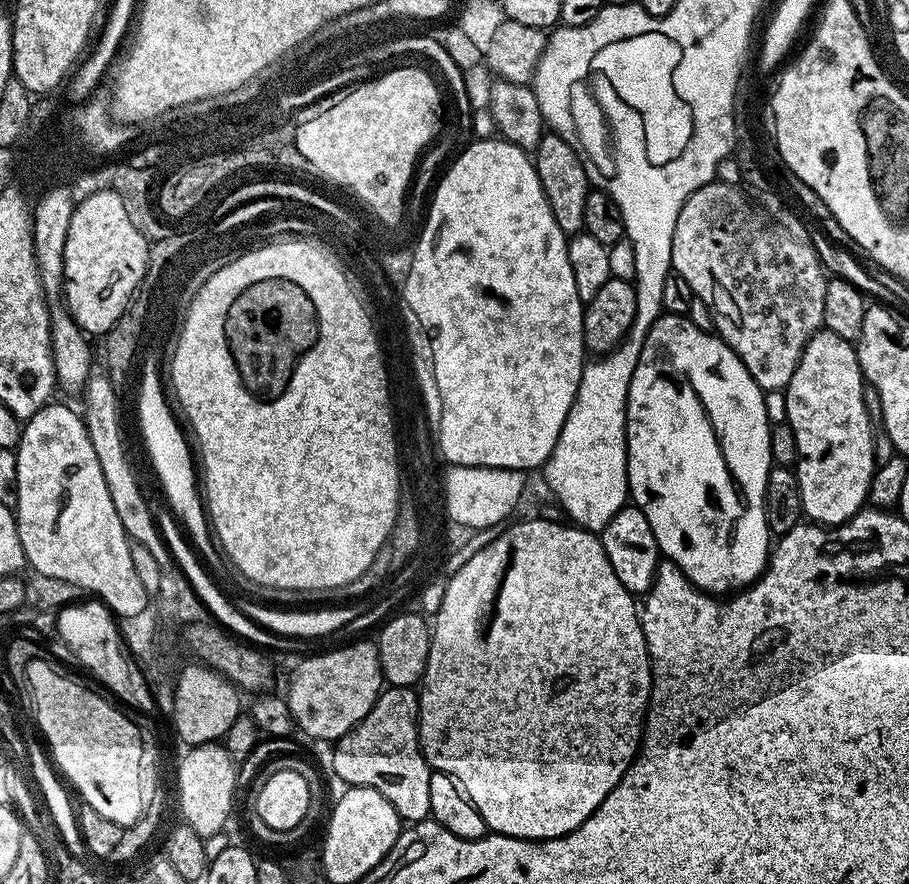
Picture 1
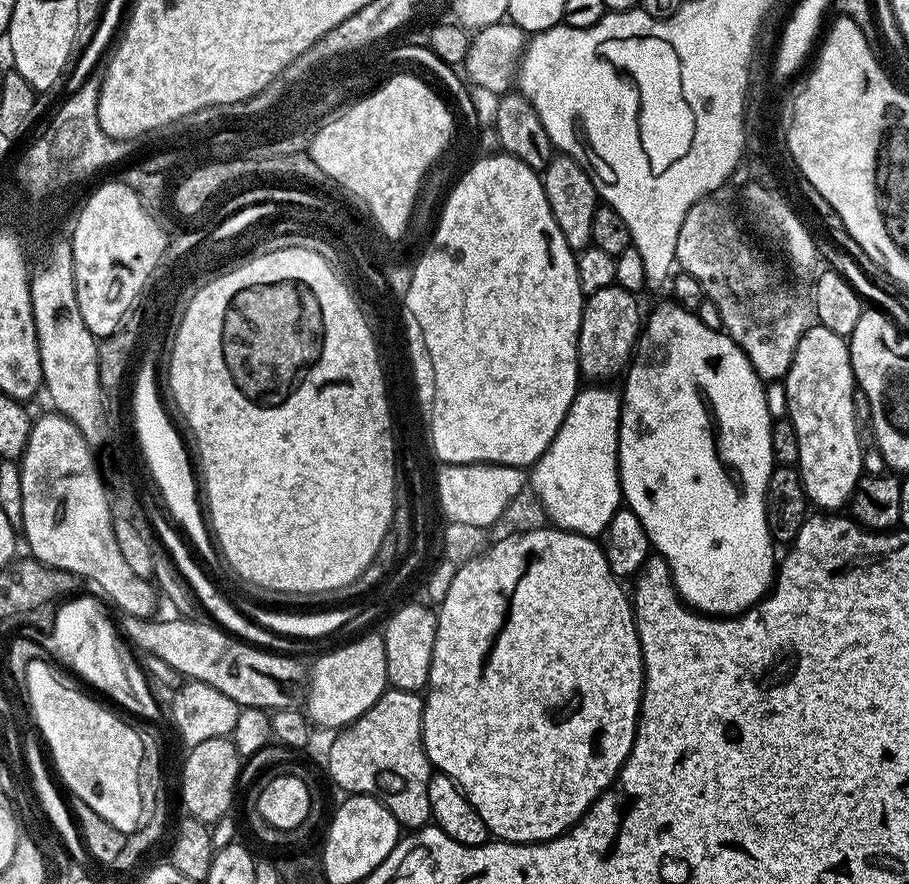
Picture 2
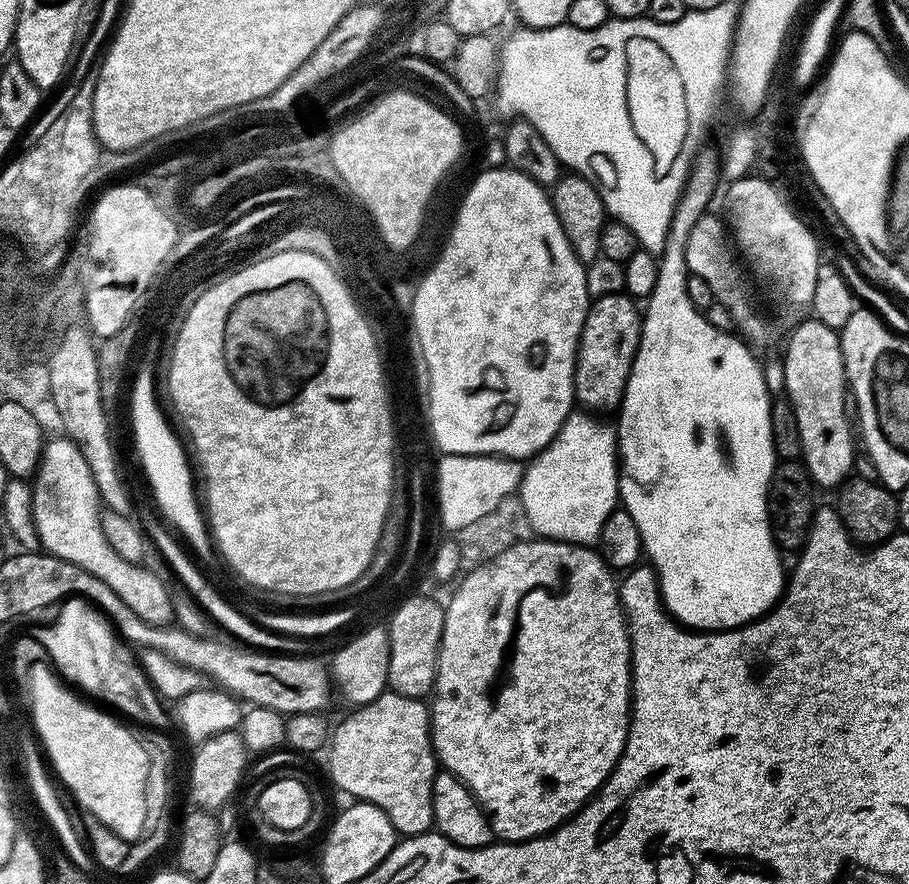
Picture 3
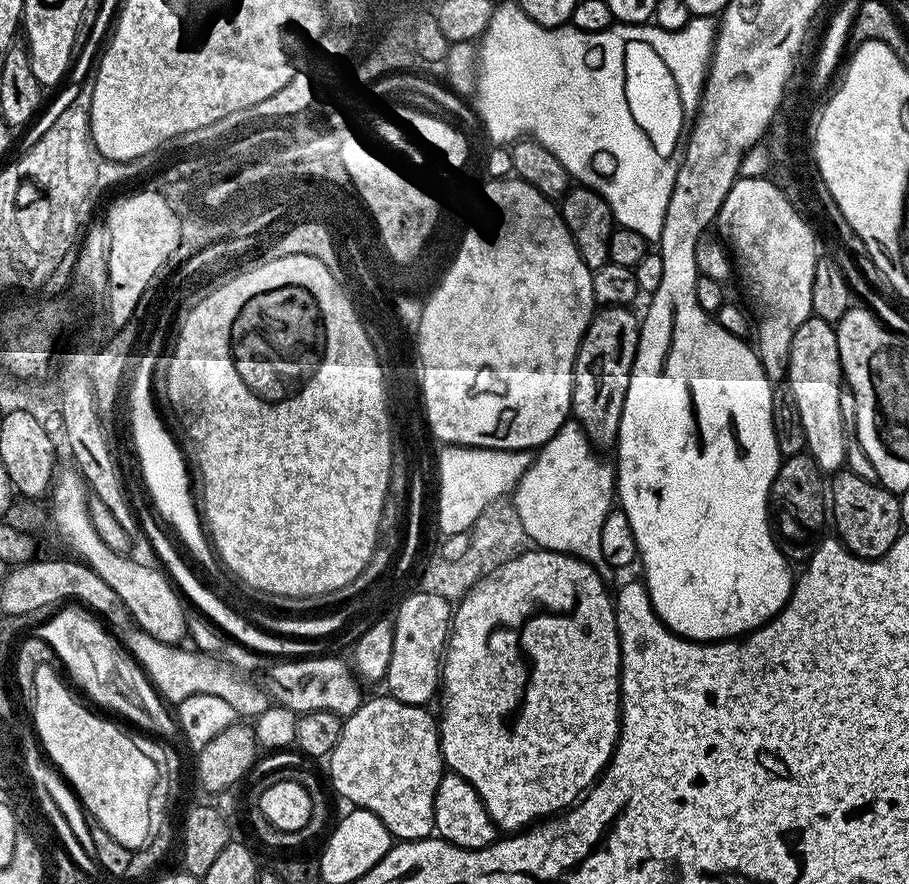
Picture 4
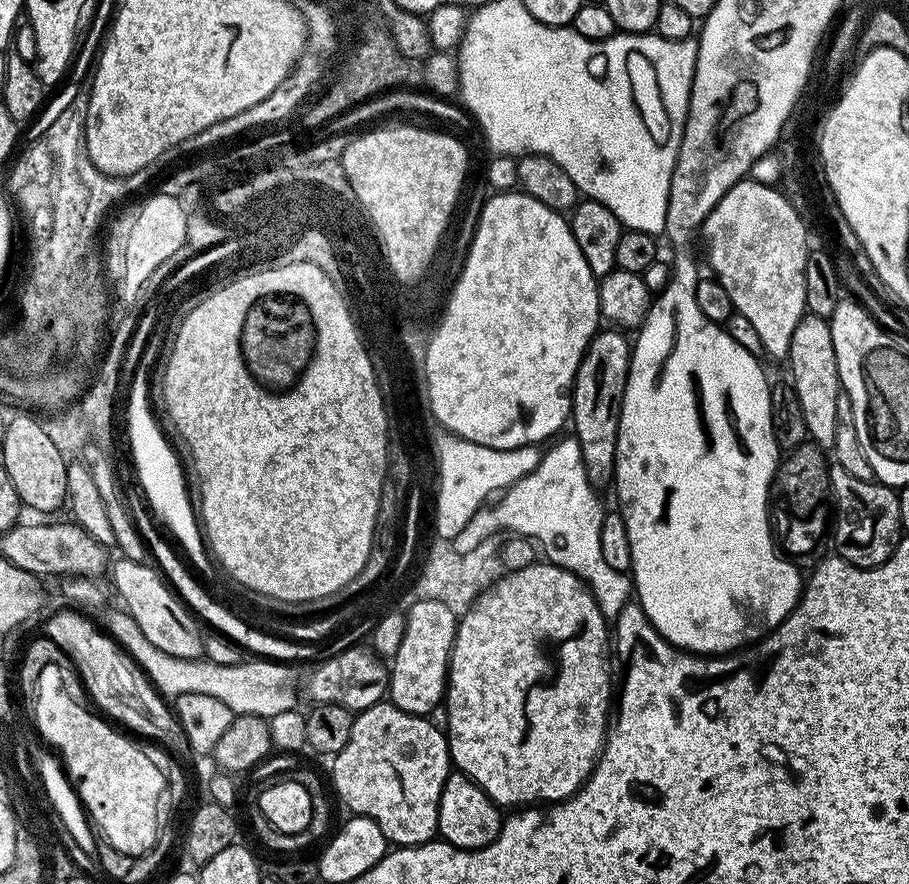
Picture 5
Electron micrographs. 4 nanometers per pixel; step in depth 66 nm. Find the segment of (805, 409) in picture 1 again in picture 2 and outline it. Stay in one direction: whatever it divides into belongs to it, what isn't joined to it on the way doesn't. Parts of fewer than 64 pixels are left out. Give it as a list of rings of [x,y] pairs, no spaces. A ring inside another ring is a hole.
[[[813,323],[804,333],[794,350],[794,358],[790,362],[790,370],[782,381],[786,390],[788,407],[787,419],[791,420],[798,434],[798,471],[802,478],[802,486],[808,495],[809,505],[820,510],[840,510],[851,501],[856,483],[864,472],[864,448],[860,444],[860,432],[856,429],[854,394],[857,390],[856,375],[850,362],[850,350],[845,337],[834,334],[834,330],[826,330],[826,326]]]

